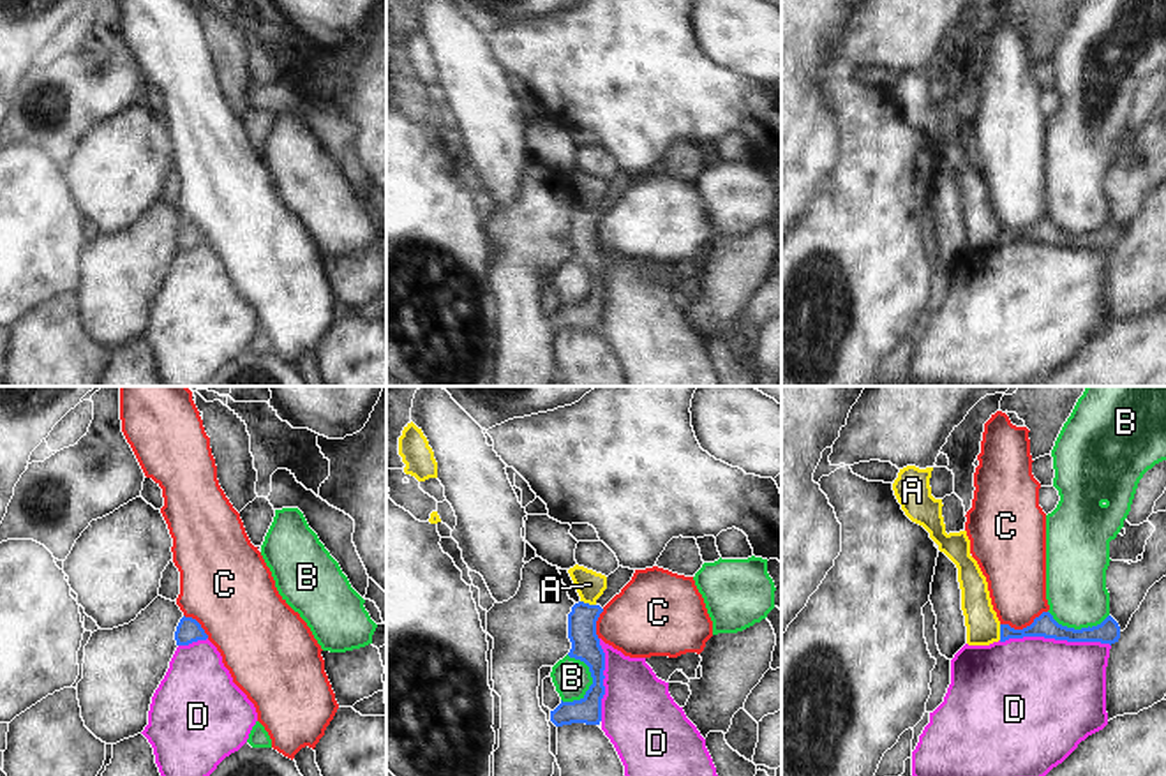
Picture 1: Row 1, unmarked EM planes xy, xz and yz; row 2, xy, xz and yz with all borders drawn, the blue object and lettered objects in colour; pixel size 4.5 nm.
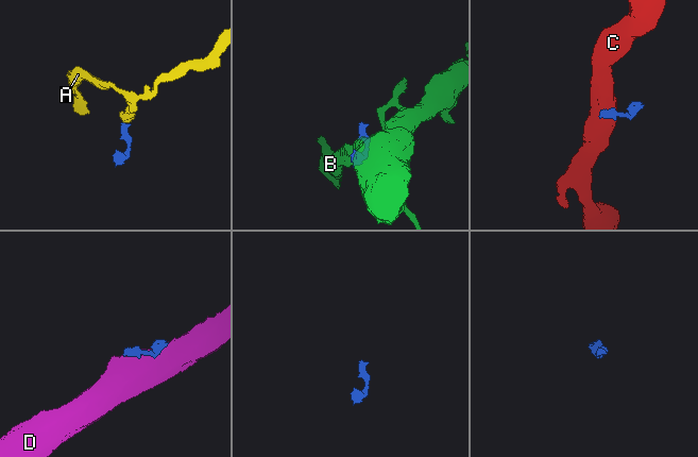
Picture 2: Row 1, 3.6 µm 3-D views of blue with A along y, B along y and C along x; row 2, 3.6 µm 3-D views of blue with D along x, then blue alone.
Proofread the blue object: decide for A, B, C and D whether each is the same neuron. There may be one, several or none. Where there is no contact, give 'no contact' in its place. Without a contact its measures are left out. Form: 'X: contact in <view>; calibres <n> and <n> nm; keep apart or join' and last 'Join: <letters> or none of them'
A: contact in xz; calibres 130 and 130 nm; keep apart
B: contact in xz; calibres 130 and 170 nm; keep apart
C: contact in yz; calibres 100 and 280 nm; keep apart
D: contact in yz; calibres 110 and 500 nm; keep apart
Join: none of them

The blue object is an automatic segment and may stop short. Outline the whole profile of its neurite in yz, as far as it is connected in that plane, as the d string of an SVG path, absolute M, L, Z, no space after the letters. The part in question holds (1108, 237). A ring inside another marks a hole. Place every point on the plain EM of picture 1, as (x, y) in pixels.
M1043 217L1034 228L1023 235L1014 235L1009 229L1000 229L1000 247L1023 242L1044 242L1067 247L1101 247L1115 249L1120 243L1118 228L1108 220L1101 229L1081 235L1058 229L1050 217Z

